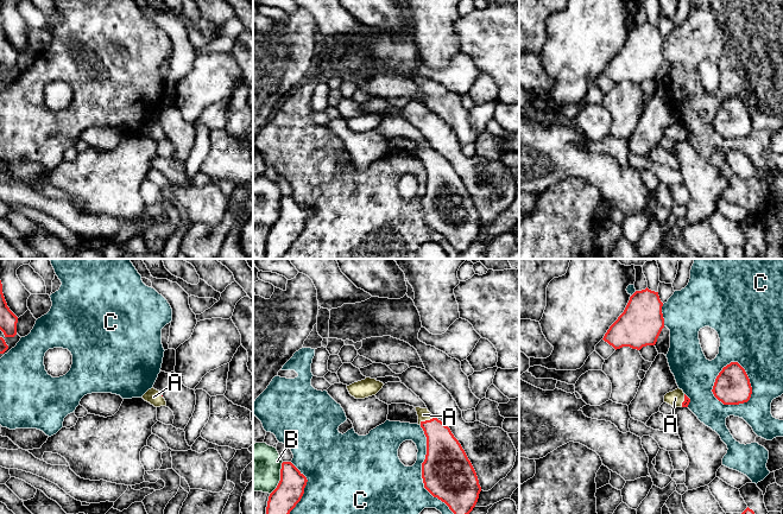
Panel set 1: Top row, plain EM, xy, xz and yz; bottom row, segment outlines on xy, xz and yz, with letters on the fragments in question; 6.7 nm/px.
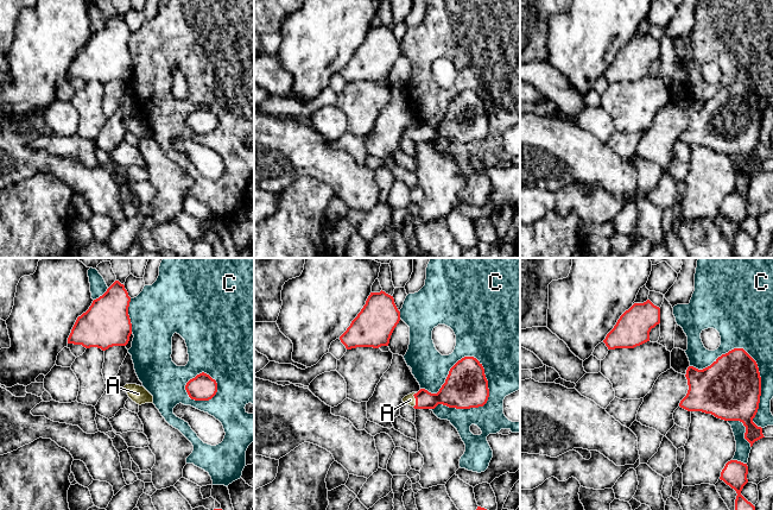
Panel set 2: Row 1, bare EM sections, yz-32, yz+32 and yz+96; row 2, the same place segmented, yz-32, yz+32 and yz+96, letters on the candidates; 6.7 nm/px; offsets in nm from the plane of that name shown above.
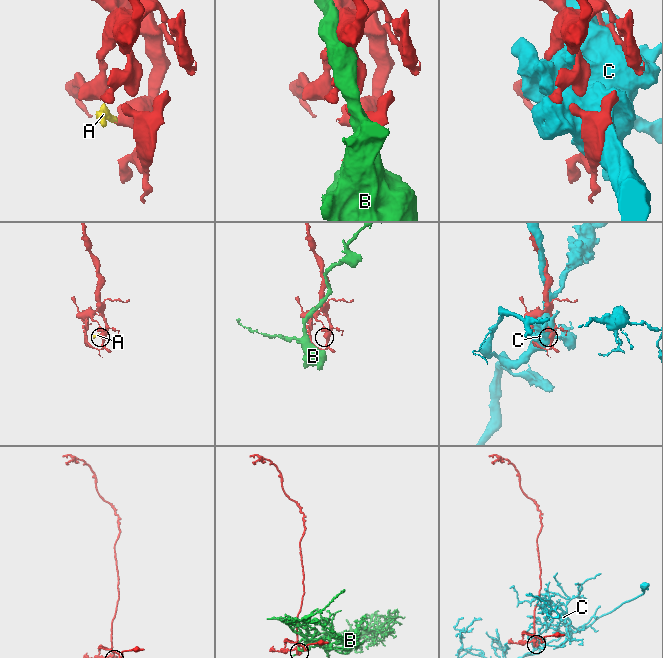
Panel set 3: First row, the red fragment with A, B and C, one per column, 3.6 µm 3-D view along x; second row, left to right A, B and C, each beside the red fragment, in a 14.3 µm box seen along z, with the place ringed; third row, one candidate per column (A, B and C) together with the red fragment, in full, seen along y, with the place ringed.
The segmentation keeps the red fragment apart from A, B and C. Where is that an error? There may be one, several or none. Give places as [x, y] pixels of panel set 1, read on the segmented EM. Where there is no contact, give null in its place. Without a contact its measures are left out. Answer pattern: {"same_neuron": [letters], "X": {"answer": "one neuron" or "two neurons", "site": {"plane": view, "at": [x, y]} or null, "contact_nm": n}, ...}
{"same_neuron": ["A"], "A": {"answer": "one neuron", "site": {"plane": "xz", "at": [427, 420]}, "contact_nm": 120}, "B": {"answer": "two neurons", "site": {"plane": "xz", "at": [281, 478]}, "contact_nm": 240}, "C": {"answer": "two neurons", "site": {"plane": "yz", "at": [715, 380]}, "contact_nm": 320}}

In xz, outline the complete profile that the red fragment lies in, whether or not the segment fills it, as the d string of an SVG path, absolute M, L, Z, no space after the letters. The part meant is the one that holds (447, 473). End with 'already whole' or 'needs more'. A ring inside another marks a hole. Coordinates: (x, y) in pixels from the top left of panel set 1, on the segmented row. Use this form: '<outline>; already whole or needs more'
M415 407L418 425L427 437L427 455L422 463L424 488L444 502L454 514L469 514L475 507L481 487L476 472L450 429L435 418L428 408Z; needs more

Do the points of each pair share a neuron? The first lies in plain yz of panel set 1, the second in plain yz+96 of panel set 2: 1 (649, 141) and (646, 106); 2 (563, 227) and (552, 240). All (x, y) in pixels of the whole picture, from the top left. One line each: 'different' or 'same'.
1: different
2: same

